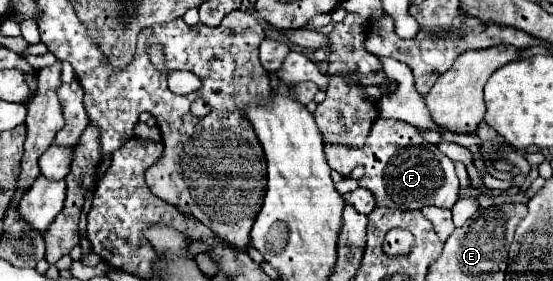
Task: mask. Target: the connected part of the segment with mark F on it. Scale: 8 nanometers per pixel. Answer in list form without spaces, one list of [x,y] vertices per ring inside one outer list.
[[[376,119],[362,147],[340,147],[324,141],[324,155],[328,165],[342,177],[350,177],[358,165],[364,167],[360,187],[372,191],[378,207],[422,209],[426,205],[434,205],[452,209],[458,201],[458,177],[454,163],[440,153],[436,145],[422,141],[420,131],[404,121]]]

